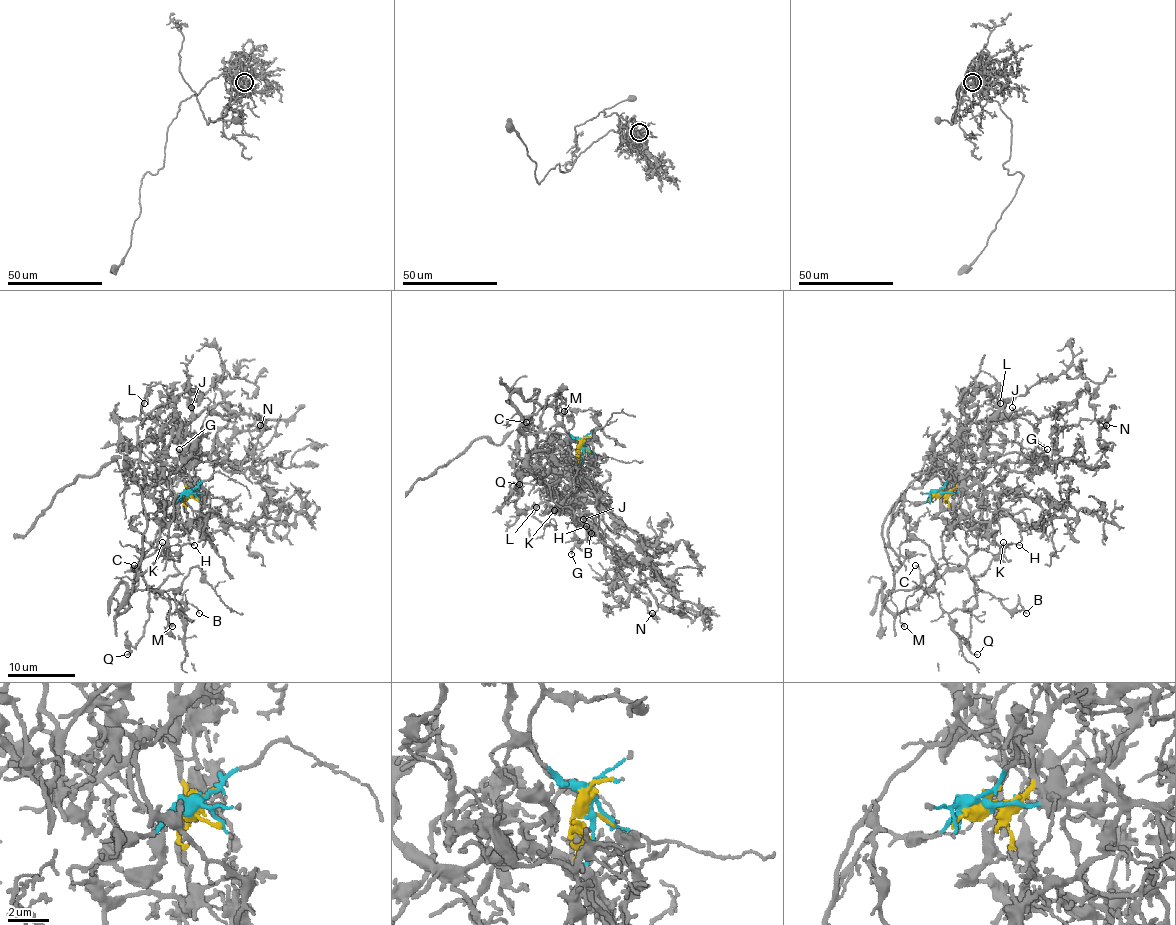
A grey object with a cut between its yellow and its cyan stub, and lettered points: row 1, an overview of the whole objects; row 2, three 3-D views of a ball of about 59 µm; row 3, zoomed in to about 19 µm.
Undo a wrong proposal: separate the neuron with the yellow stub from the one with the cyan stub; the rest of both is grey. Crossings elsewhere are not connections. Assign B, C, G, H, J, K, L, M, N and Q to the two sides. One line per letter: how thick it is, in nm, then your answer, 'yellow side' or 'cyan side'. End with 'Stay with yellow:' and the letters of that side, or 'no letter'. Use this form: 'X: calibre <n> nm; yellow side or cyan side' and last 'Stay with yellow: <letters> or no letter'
B: calibre 90 nm; cyan side
C: calibre 150 nm; cyan side
G: calibre 110 nm; yellow side
H: calibre 130 nm; cyan side
J: calibre 130 nm; yellow side
K: calibre 120 nm; cyan side
L: calibre 130 nm; yellow side
M: calibre 150 nm; cyan side
N: calibre 150 nm; yellow side
Q: calibre 120 nm; cyan side
Stay with yellow: G, J, L, N

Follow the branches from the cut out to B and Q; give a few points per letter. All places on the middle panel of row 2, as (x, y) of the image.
B: (581, 446), (557, 422), (561, 395), (544, 407), (517, 391), (510, 396), (530, 471), (591, 534)
Q: (581, 446), (557, 422), (561, 395), (544, 407), (515, 391), (530, 471), (540, 478), (523, 474), (518, 485)

